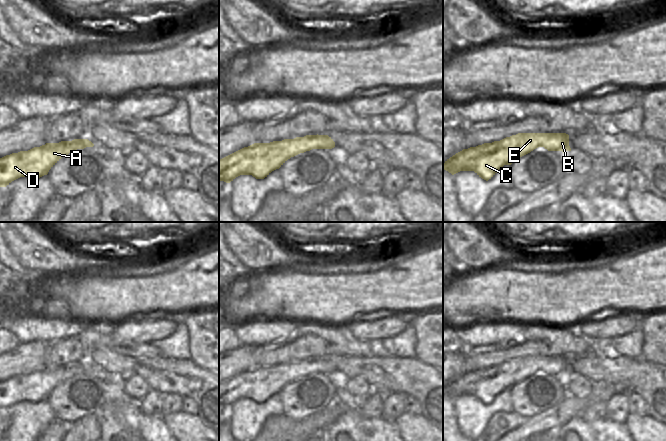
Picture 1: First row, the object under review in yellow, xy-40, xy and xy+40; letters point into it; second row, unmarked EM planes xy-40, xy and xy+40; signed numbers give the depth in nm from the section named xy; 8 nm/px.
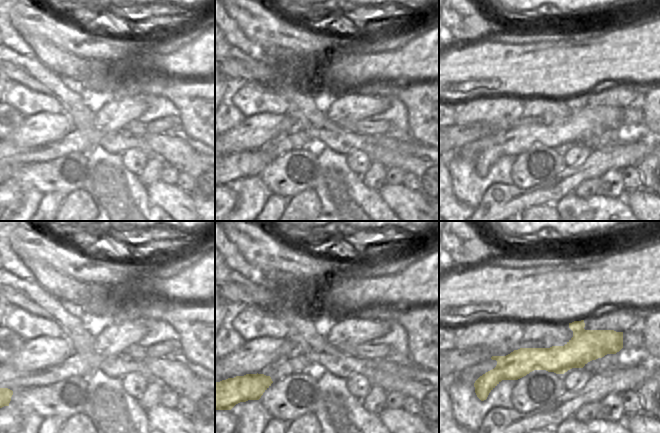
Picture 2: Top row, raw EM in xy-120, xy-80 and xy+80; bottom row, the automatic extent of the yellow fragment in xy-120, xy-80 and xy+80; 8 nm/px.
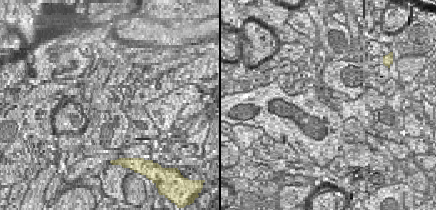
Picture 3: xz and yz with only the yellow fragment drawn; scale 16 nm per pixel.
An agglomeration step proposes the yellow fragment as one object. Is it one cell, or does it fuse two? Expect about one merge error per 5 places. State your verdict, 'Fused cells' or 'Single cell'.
Single cell

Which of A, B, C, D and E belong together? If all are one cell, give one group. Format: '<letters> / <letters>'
A B C D E

